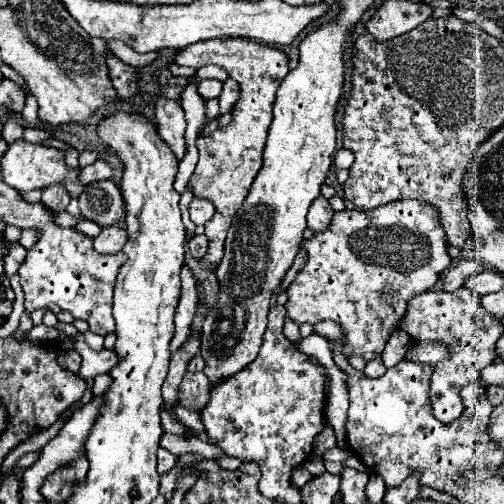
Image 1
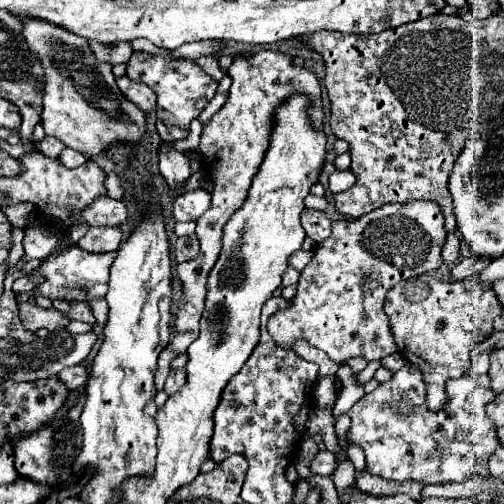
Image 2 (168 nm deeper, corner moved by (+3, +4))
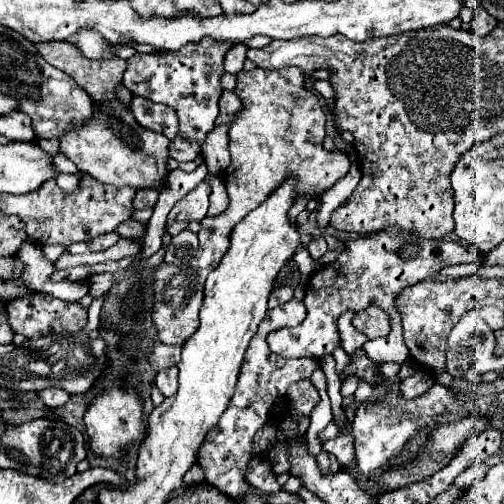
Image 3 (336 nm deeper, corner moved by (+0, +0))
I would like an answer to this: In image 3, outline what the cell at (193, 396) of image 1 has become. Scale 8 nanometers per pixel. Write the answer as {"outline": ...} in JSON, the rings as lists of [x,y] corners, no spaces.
{"outline":[[[170,367],[166,371],[160,371],[156,377],[156,387],[164,397],[176,395],[178,391],[178,367]]]}

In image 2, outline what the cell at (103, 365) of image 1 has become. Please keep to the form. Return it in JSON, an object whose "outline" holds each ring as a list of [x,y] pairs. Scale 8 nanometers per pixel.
{"outline":[[[81,363],[81,365],[73,367],[73,369],[69,367],[69,369],[61,371],[57,375],[57,379],[61,379],[61,383],[63,383],[69,391],[73,391],[73,389],[77,389],[77,387],[85,385],[85,381],[87,381],[87,371],[85,371],[85,365]]]}

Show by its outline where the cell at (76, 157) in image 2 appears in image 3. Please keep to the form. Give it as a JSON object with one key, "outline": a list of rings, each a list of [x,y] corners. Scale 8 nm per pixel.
{"outline":[[[58,173],[56,177],[58,185],[62,191],[74,191],[74,187],[78,187],[78,175],[72,175],[72,173]]]}

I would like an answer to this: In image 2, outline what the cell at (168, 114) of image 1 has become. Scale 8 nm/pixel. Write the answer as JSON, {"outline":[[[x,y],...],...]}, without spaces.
{"outline":[[[171,145],[163,147],[159,151],[159,171],[165,177],[167,185],[171,187],[171,195],[179,195],[185,181],[191,177],[191,167],[189,167],[189,159],[185,155],[181,155],[179,151],[175,151]]]}

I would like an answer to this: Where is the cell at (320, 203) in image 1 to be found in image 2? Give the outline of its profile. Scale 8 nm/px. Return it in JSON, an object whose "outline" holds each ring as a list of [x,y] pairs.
{"outline":[[[303,211],[301,223],[303,223],[303,229],[307,231],[307,237],[311,237],[315,243],[321,243],[331,235],[331,221],[325,217],[325,213]]]}

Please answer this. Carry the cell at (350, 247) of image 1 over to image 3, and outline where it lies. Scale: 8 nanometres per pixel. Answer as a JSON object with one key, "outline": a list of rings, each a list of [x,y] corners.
{"outline":[[[386,227],[382,231],[370,233],[366,237],[356,237],[344,241],[344,249],[338,259],[330,265],[320,267],[306,283],[304,305],[308,309],[306,319],[298,327],[276,329],[268,335],[268,347],[282,357],[314,357],[322,359],[332,355],[336,347],[342,345],[338,331],[338,317],[346,311],[360,311],[366,307],[380,307],[390,315],[392,331],[386,337],[370,339],[364,343],[364,351],[370,361],[382,363],[398,363],[402,365],[408,357],[404,339],[402,339],[402,323],[398,323],[398,311],[394,311],[394,295],[402,291],[402,287],[420,283],[434,273],[438,273],[446,265],[456,263],[484,263],[484,255],[472,253],[470,247],[464,247],[454,241],[438,241],[438,239],[422,239],[412,231],[404,231],[398,227]]]}

